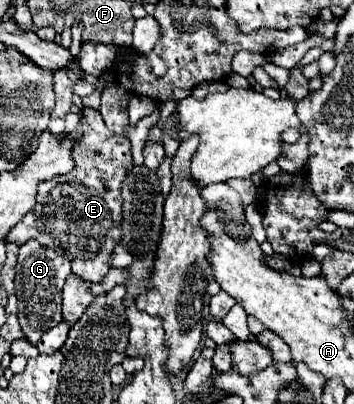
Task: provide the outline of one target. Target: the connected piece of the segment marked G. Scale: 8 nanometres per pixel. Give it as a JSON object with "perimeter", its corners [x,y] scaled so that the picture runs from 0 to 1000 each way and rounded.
{"perimeter":[[[85,592],[56,606],[56,631],[45,651],[45,735],[51,735],[51,785],[56,809],[85,849],[107,849],[119,824],[153,809],[175,790],[175,710],[198,676],[198,646],[141,611]]]}

